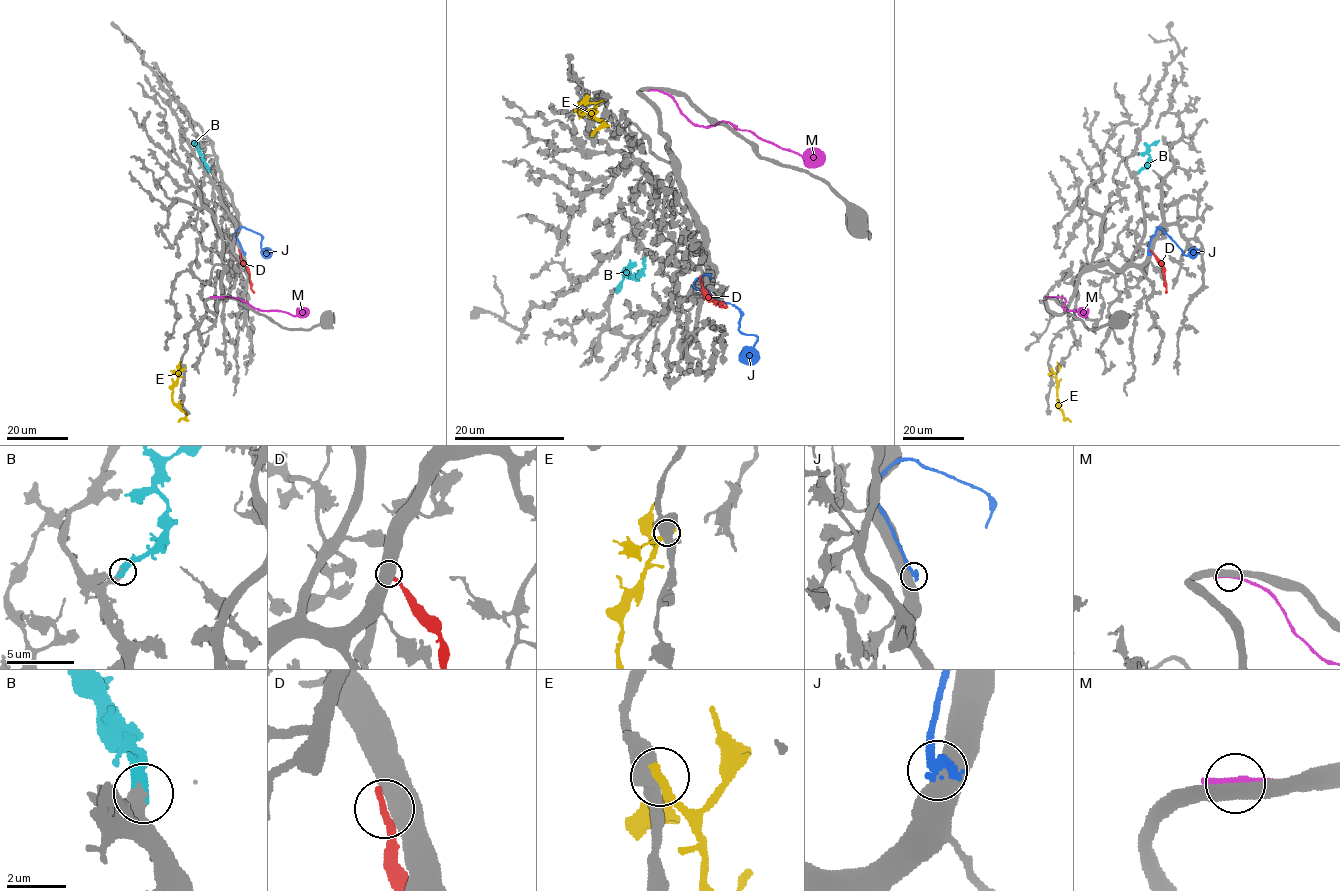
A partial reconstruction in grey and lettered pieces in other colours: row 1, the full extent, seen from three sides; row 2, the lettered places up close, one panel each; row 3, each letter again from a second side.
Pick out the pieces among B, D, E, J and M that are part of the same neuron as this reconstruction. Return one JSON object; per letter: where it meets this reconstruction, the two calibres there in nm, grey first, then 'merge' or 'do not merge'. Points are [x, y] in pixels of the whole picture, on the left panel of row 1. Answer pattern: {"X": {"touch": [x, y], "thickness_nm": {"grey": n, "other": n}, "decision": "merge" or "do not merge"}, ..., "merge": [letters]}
{"B": {"touch": [208, 171], "thickness_nm": {"grey": 400, "other": 440}, "decision": "merge"}, "D": {"touch": [239, 252], "thickness_nm": {"grey": 750, "other": 320}, "decision": "do not merge"}, "E": {"touch": [183, 369], "thickness_nm": {"grey": 440, "other": 320}, "decision": "do not merge"}, "J": {"touch": [244, 254], "thickness_nm": {"grey": 550, "other": 400}, "decision": "do not merge"}, "M": {"touch": [213, 297], "thickness_nm": {"grey": 460, "other": 300}, "decision": "do not merge"}, "merge": ["B"]}

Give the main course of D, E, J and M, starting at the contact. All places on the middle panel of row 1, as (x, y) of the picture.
D: (701, 280), (702, 289), (722, 307), (726, 305)
E: (600, 102), (585, 113), (580, 111), (582, 114), (591, 113), (605, 122), (590, 136)
J: (709, 275), (702, 275), (694, 287), (740, 311), (738, 329), (756, 337), (755, 344), (745, 354), (748, 364)
M: (654, 90), (665, 92), (694, 124), (711, 127), (726, 121), (802, 156), (816, 151), (823, 158)

